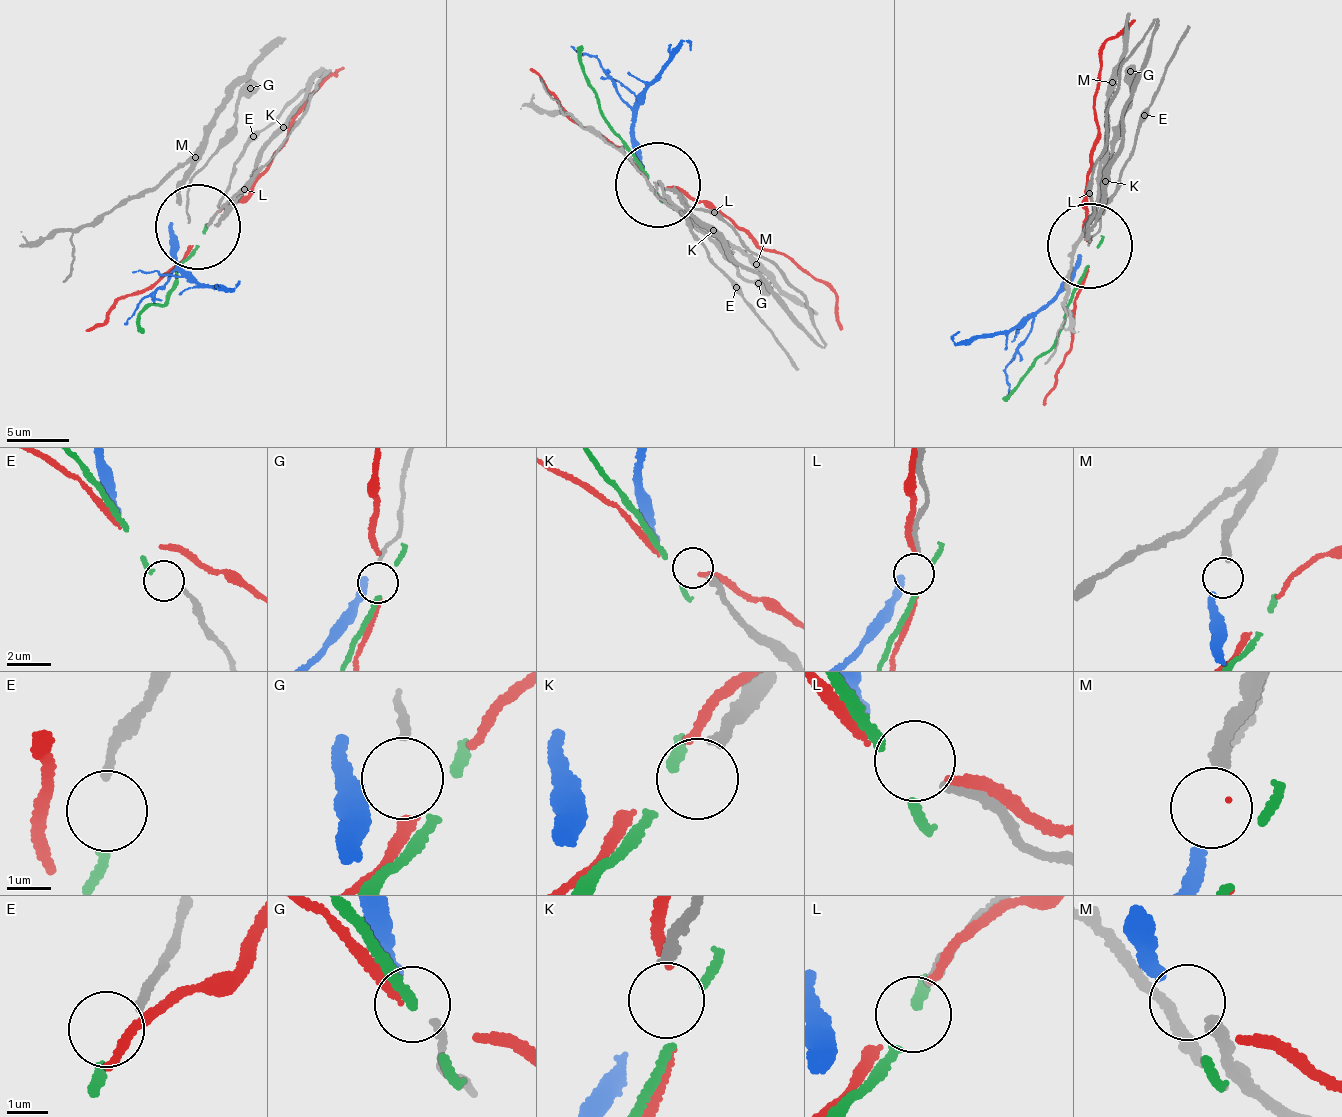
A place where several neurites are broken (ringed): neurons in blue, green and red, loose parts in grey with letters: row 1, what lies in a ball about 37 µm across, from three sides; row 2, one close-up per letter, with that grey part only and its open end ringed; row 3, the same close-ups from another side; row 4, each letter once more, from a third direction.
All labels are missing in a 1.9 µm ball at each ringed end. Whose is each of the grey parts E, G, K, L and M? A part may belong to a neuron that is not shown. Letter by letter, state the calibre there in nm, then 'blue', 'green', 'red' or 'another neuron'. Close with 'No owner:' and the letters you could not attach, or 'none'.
E: calibre 190 nm; green
G: calibre 180 nm; another neuron
K: calibre 280 nm; another neuron
L: calibre 240 nm; another neuron
M: calibre 300 nm; blue
No owner: G, K, L

